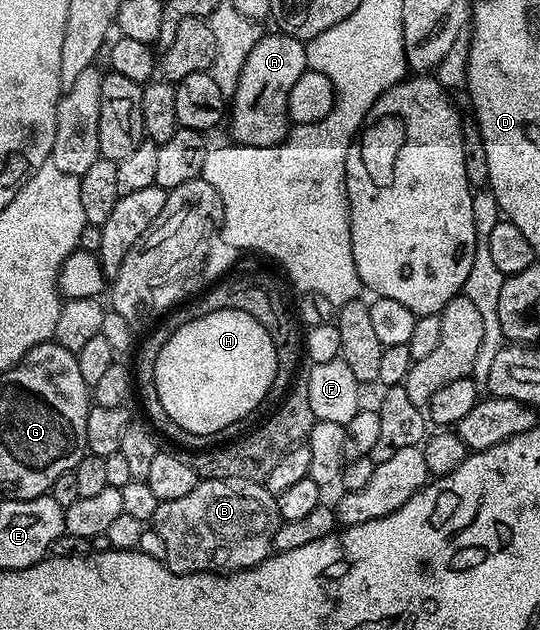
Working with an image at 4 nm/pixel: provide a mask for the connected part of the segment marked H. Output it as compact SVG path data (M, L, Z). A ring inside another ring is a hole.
M211 312L183 324L183 328L176 330L171 340L163 344L153 365L153 379L159 392L159 404L163 404L163 412L167 412L167 416L171 416L179 428L192 434L212 436L235 425L240 418L247 417L261 401L269 398L269 390L277 379L278 347L267 328L263 328L255 316L247 316L247 312Z

